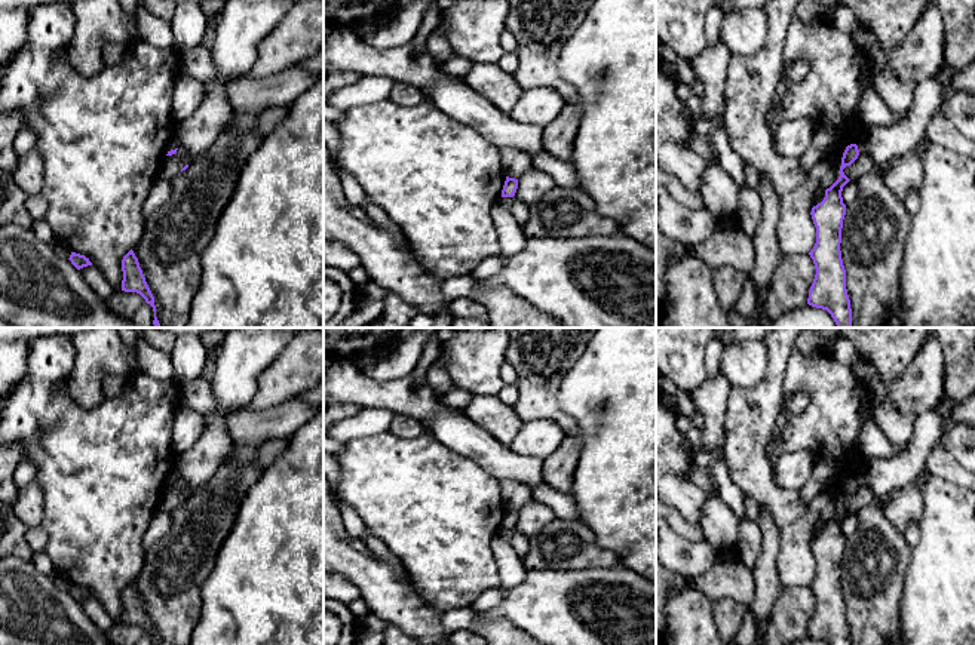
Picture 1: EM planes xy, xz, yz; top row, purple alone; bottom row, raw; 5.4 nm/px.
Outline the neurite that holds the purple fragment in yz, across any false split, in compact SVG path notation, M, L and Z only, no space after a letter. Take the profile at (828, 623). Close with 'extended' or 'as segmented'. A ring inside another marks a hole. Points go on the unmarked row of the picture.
M856 476L846 479L838 512L825 522L821 535L812 540L812 552L816 559L816 575L809 584L816 606L809 623L807 636L828 645L852 645L846 621L846 602L841 592L841 560L846 547L843 519L850 513L843 501L850 498L859 488Z | as segmented

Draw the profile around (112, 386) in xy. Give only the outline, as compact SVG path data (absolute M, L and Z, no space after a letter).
M108 375L102 381L102 391L105 399L113 399L120 394L123 388L125 377Z

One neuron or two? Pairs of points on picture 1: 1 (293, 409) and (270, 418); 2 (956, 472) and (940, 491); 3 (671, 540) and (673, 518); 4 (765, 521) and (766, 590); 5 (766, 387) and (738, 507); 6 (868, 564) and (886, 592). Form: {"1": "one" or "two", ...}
{"1": "one", "2": "two", "3": "two", "4": "one", "5": "two", "6": "one"}

